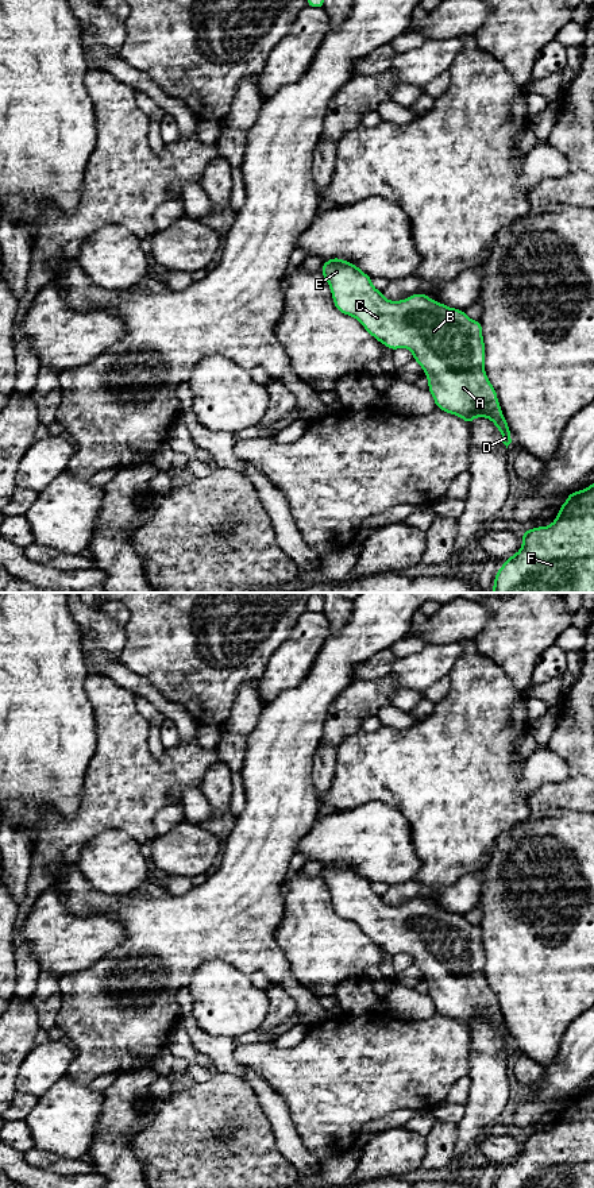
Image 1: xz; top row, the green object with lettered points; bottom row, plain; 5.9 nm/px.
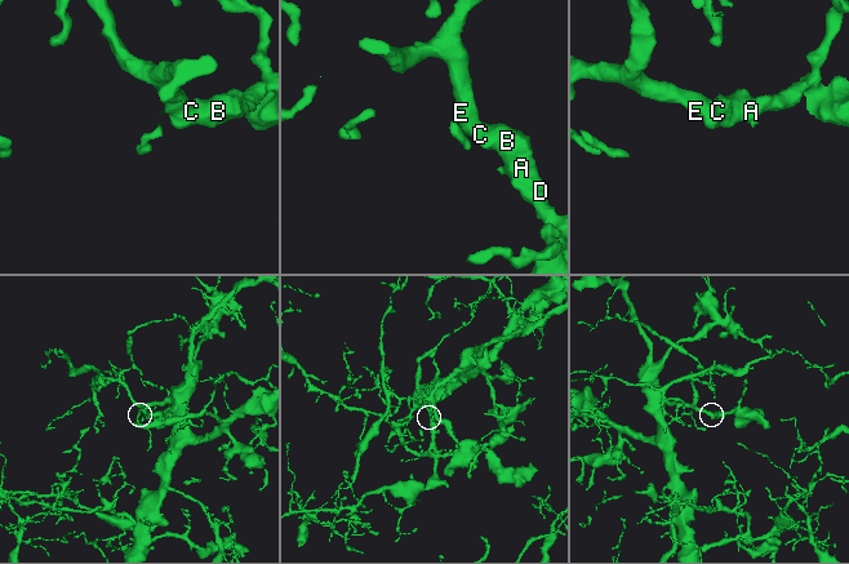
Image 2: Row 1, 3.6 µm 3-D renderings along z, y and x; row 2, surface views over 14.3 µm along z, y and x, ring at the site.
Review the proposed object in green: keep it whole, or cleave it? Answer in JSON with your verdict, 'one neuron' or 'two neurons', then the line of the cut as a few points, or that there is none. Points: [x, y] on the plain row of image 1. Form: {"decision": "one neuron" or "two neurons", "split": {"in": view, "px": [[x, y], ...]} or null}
{"decision": "one neuron", "split": null}

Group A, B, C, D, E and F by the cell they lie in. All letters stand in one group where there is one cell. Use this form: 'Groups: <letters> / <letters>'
Groups: A B C D E F

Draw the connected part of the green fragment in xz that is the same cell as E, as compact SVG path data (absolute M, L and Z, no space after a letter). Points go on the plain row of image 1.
M332 863L321 871L336 914L355 922L364 934L390 954L401 952L413 957L413 964L428 983L436 1012L459 1021L471 1030L475 1022L487 1022L502 1038L502 1048L512 1048L509 1030L502 1019L497 996L491 991L485 969L485 948L481 926L471 925L464 915L436 907L423 898L401 906L389 906L371 888L371 882L355 869Z

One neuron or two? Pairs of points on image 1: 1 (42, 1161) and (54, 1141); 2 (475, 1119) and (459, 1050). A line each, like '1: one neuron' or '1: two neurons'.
1: two neurons
2: two neurons

